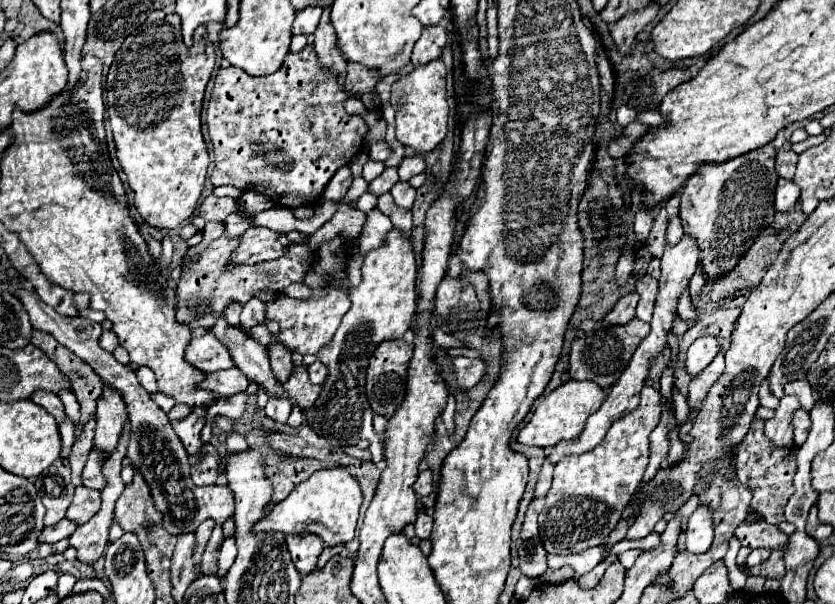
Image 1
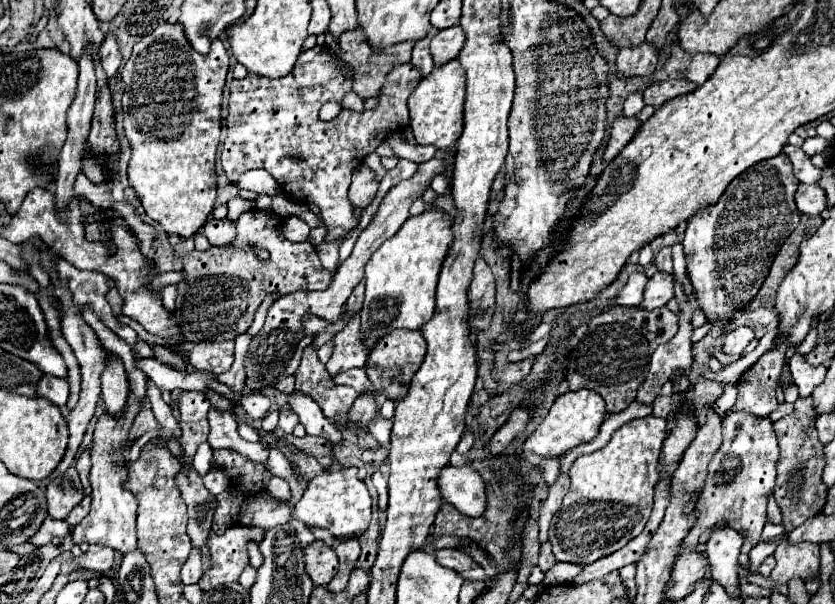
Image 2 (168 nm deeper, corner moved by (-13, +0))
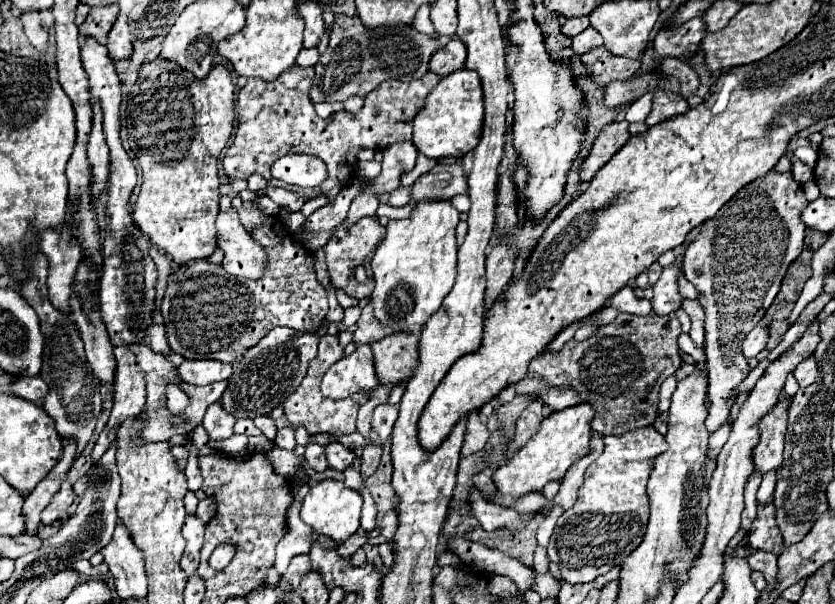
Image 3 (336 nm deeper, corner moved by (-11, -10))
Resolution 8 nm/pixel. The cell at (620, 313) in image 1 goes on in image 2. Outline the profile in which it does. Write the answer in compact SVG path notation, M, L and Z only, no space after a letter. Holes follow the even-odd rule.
M656 273L644 291L644 301L640 307L644 309L656 309L664 307L674 297L674 275L670 273Z

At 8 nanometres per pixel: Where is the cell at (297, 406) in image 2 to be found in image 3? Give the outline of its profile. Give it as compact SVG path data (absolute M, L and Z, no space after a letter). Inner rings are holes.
M332 441L328 445L324 445L324 451L326 451L326 459L328 459L328 465L332 469L338 469L338 471L344 471L352 461L354 461L354 453L344 447L342 443L338 441Z

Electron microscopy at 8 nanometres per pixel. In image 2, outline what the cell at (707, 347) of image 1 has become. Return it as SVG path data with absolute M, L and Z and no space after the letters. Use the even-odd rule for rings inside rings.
M746 325L736 327L734 331L724 335L720 351L726 353L726 355L740 355L752 339L754 339L754 329L752 327L746 327Z

